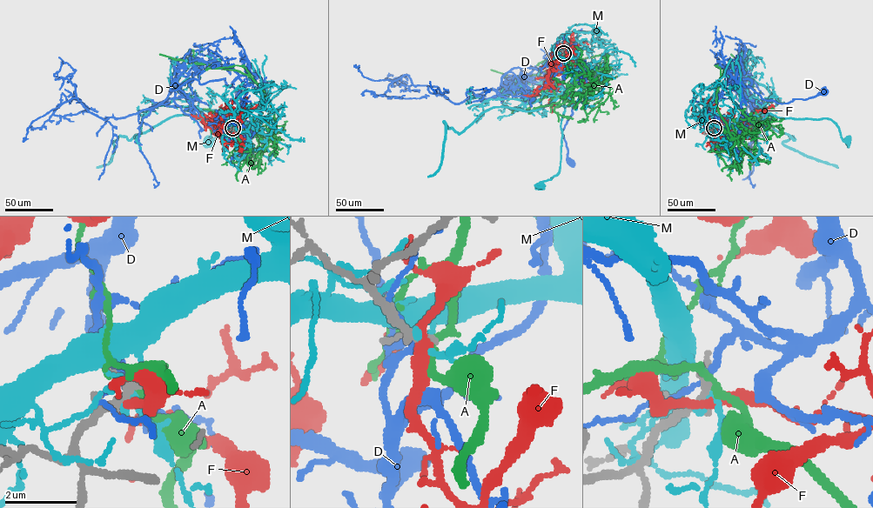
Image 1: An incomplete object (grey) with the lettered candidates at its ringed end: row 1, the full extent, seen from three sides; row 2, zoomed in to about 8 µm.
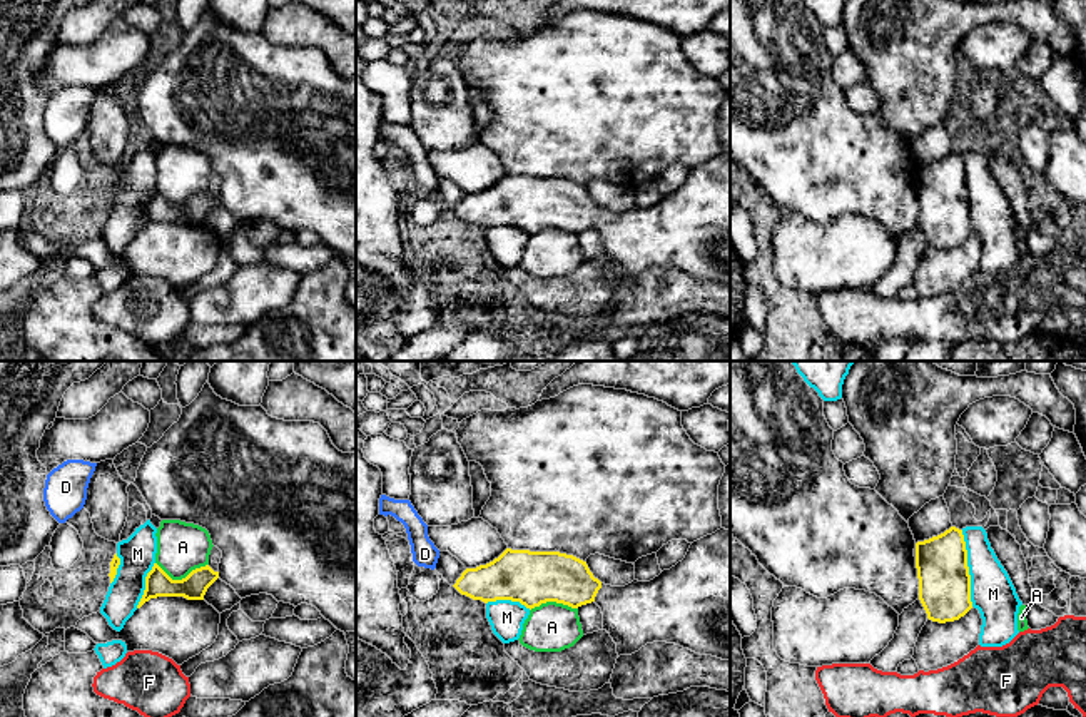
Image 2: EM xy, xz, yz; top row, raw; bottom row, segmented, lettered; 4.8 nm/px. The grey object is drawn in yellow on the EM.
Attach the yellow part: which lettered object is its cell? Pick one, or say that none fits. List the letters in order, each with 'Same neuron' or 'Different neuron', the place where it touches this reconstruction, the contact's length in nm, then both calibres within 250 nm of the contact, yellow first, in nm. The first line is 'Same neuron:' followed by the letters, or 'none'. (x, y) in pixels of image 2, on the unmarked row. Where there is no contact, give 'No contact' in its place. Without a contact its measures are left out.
Same neuron: none
A: Different neuron. Touches yellow at xy (182, 204). Shared border 260 nm. Thickness 130 nm (yellow) against 240 nm
D: Different neuron. No contact
F: Different neuron. No contact
M: Different neuron. Touches yellow at yz (968, 194). Shared border 380 nm. Thickness 260 nm (yellow) against 220 nm

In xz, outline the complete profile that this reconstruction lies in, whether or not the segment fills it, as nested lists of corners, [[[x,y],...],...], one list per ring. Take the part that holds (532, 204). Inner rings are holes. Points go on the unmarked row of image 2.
[[[725,154],[693,167],[682,187],[650,207],[612,212],[595,204],[586,187],[573,181],[506,174],[493,187],[466,194],[453,212],[473,226],[511,226],[530,236],[546,227],[571,234],[595,227],[618,282],[632,281],[647,269],[667,267],[730,286],[730,155]]]

